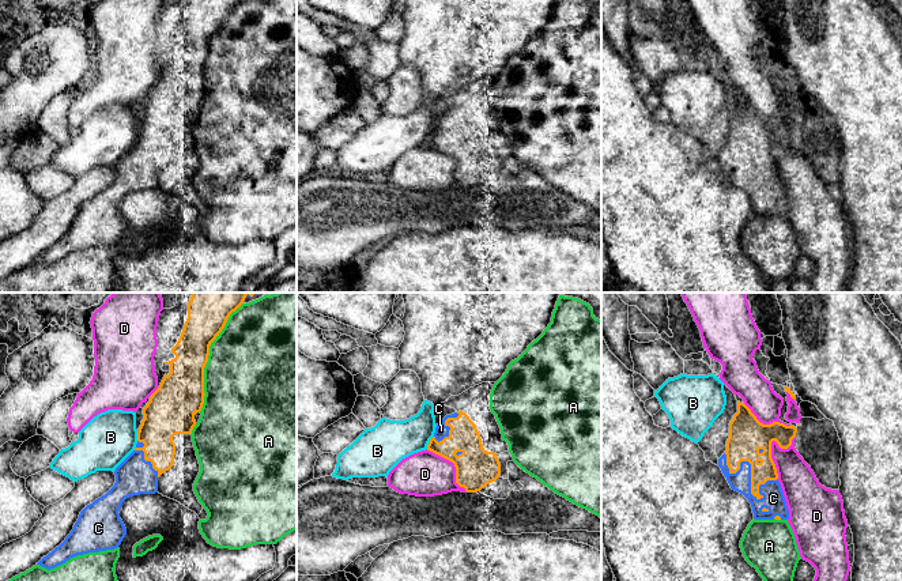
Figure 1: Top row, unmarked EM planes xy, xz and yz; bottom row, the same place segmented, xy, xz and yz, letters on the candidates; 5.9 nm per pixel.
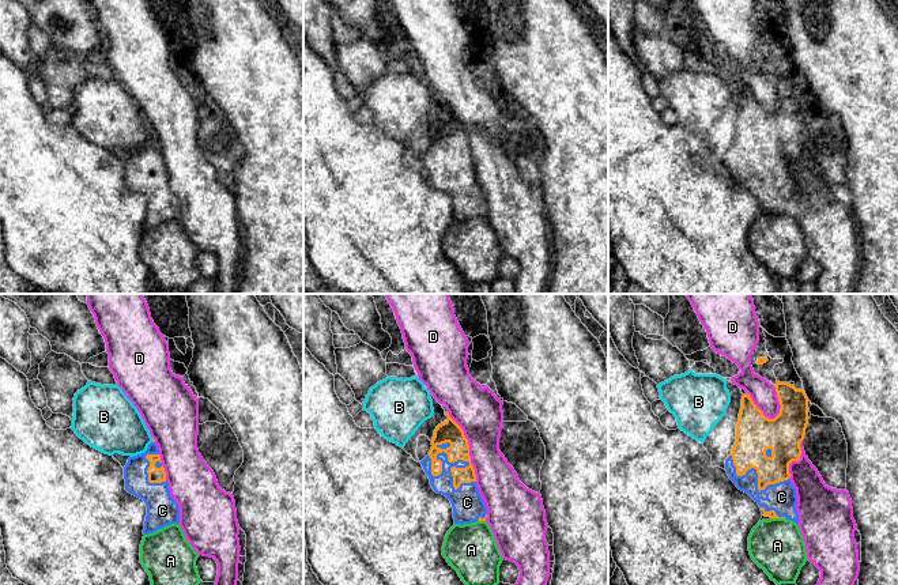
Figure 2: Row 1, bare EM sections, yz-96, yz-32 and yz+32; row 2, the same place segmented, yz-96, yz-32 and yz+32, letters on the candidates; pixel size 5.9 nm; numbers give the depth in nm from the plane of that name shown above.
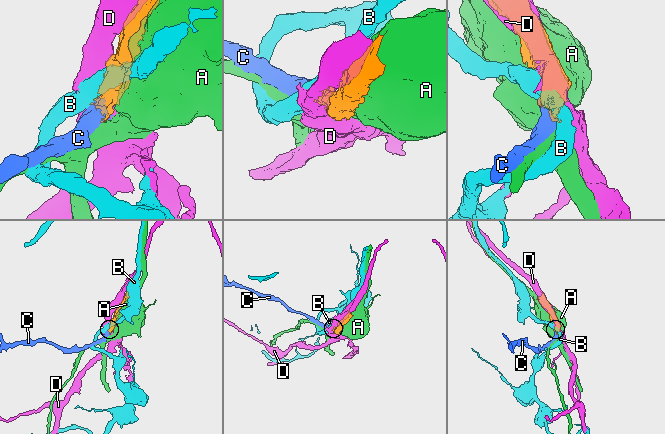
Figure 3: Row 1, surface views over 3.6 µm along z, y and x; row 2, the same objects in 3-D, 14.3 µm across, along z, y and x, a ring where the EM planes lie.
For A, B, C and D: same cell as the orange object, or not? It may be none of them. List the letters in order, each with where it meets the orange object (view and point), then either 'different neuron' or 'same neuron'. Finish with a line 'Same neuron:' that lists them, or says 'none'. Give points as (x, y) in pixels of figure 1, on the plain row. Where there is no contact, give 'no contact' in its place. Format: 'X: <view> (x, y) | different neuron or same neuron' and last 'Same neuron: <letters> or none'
A: xy (207, 53) | different neuron
B: xz (429, 138) | different neuron
C: yz (751, 172) | same neuron
D: yz (770, 142) | different neuron
Same neuron: C

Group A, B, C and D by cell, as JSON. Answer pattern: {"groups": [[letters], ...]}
{"groups": [["A"], ["B"], ["C"], ["D"]]}

